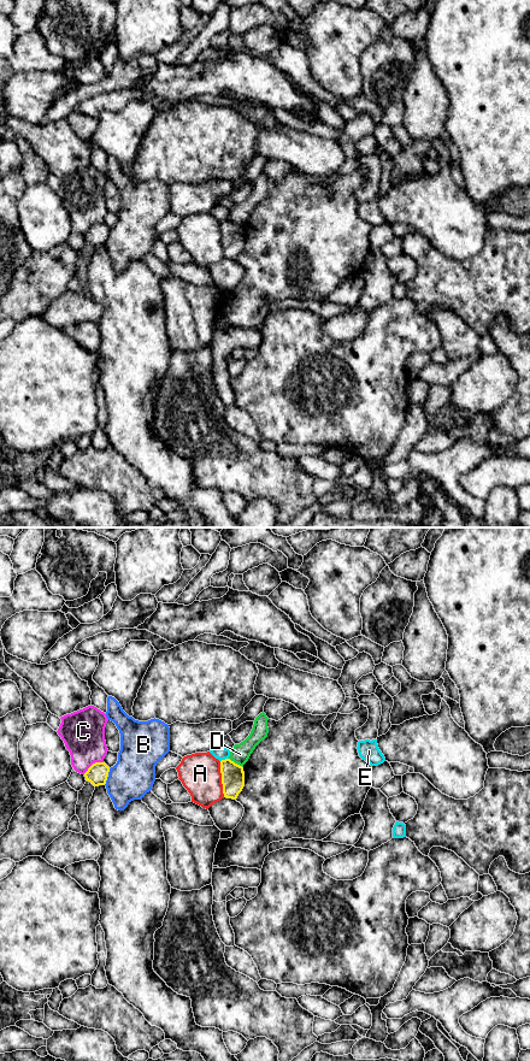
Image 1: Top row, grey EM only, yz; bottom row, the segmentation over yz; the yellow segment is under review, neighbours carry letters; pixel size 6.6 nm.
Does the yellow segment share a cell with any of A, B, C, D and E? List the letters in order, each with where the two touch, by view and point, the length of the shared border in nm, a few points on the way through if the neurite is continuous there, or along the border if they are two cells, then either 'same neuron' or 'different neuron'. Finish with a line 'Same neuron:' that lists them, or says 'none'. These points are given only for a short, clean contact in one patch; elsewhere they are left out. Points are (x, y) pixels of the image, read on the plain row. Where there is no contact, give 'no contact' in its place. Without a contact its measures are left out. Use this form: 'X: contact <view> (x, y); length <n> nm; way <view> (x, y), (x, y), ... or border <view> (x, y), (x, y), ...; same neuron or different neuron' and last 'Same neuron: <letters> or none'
A: contact yz (222, 240); length 240 nm; different neuron
B: contact yz (107, 236); length 120 nm; different neuron
C: contact yz (93, 224); length 160 nm; different neuron
D: contact yz (236, 224); length 120 nm; border yz (229, 218), (242, 228); different neuron
E: contact yz (225, 219); length 60 nm; border yz (228, 218), (221, 222); different neuron
Same neuron: none

